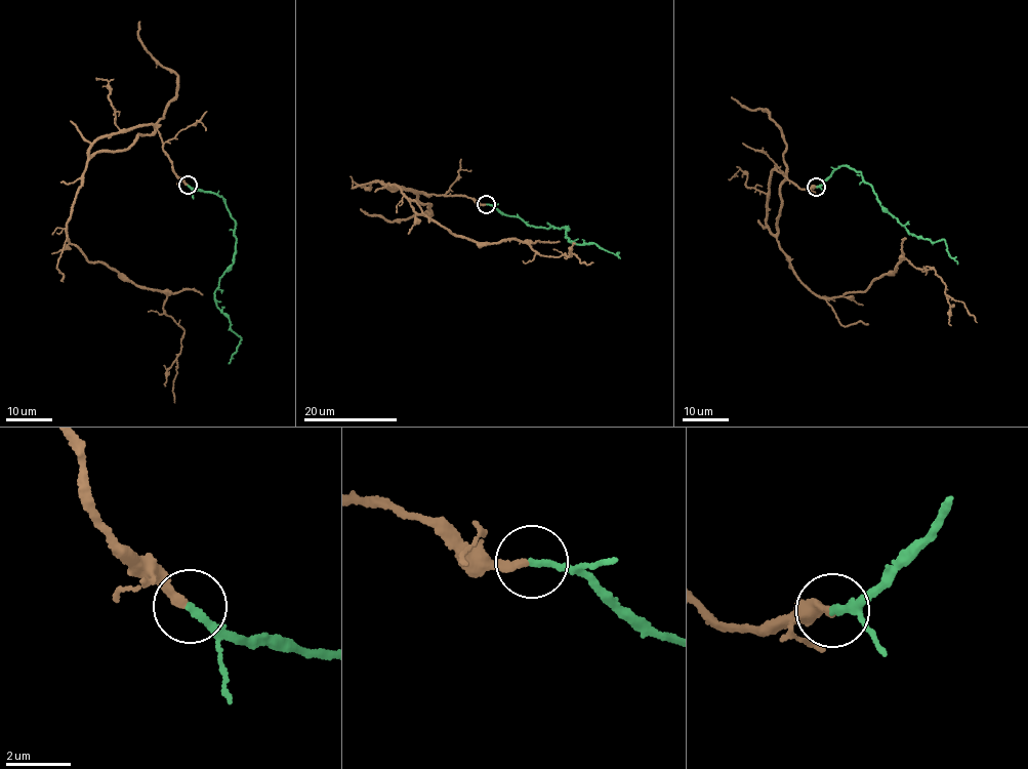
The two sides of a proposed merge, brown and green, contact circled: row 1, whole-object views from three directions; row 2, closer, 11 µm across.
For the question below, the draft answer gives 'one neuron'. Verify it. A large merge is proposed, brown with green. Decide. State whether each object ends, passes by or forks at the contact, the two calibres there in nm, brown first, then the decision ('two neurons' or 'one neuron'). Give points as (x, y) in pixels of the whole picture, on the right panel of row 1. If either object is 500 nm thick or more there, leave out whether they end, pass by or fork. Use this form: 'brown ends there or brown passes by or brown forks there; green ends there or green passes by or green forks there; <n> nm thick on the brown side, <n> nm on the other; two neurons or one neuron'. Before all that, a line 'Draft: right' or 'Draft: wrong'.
Draft: right
brown ends there; green ends there; 240 nm thick on the brown side, 200 nm on the other; one neuron

